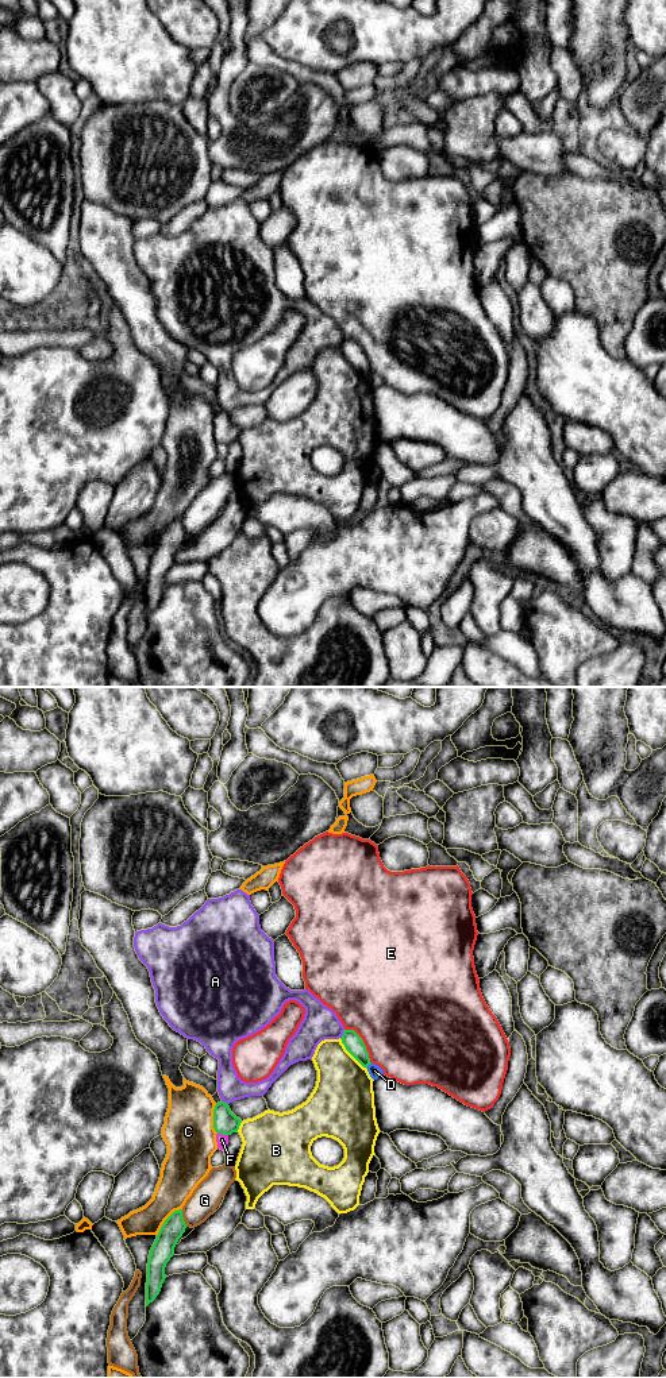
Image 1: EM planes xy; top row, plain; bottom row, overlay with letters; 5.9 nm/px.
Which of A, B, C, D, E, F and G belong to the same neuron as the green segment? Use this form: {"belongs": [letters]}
{"belongs": []}

